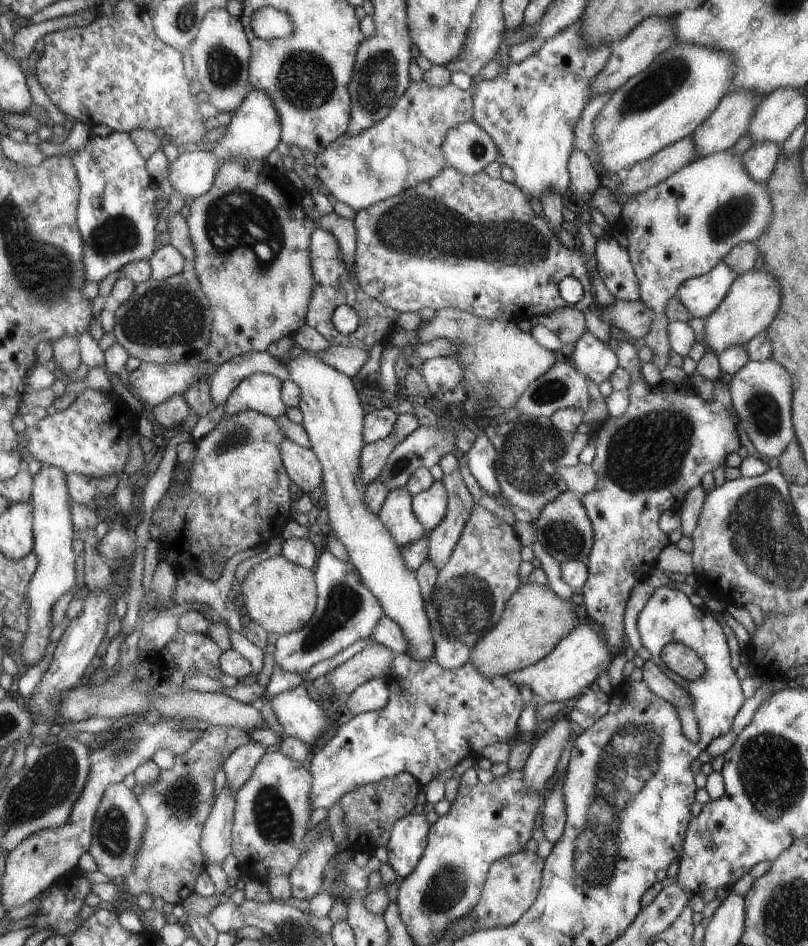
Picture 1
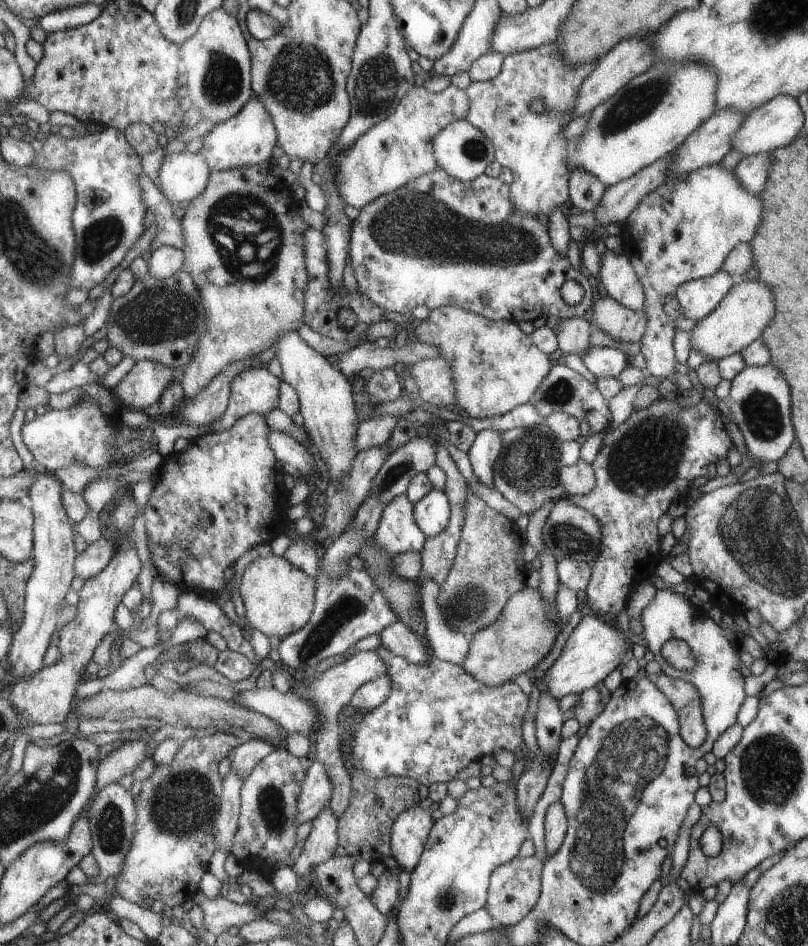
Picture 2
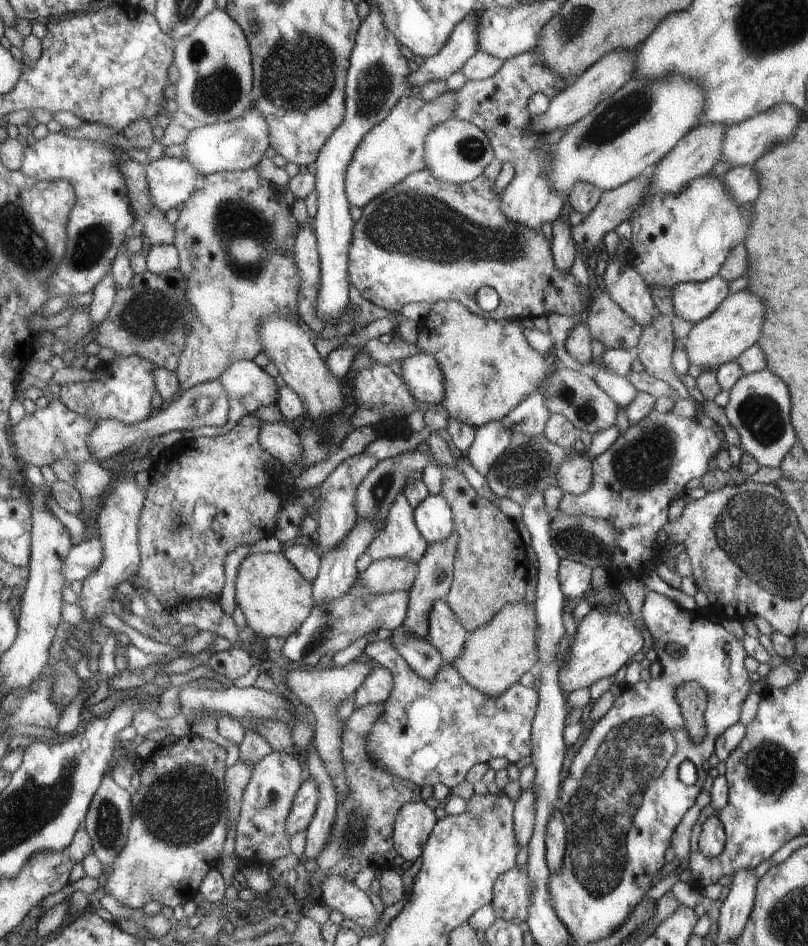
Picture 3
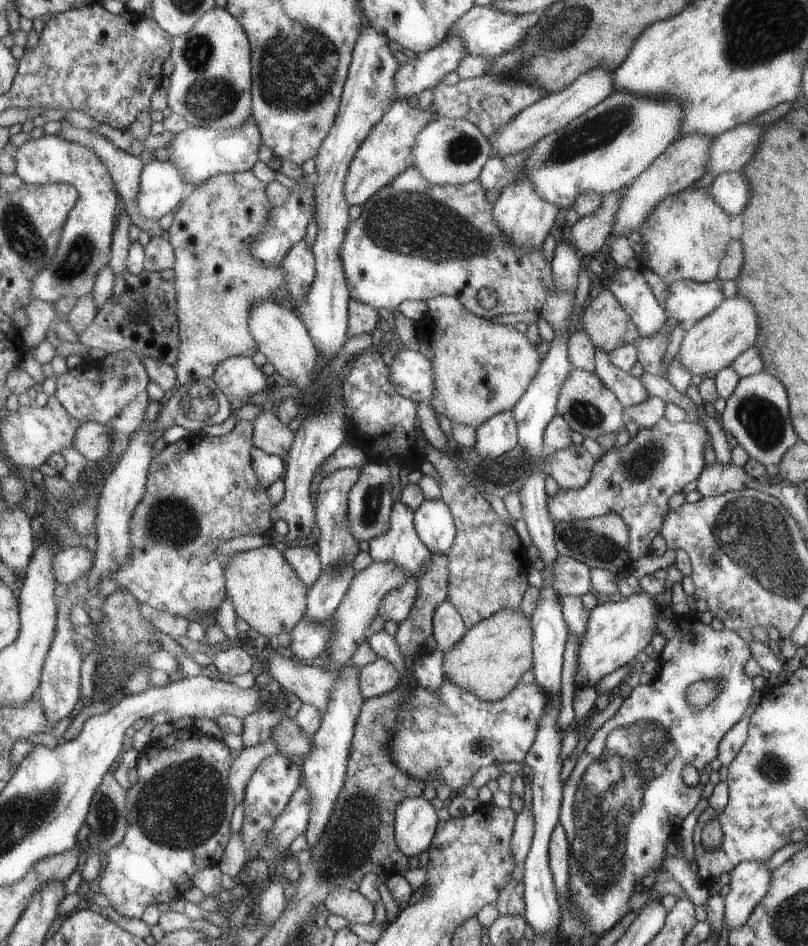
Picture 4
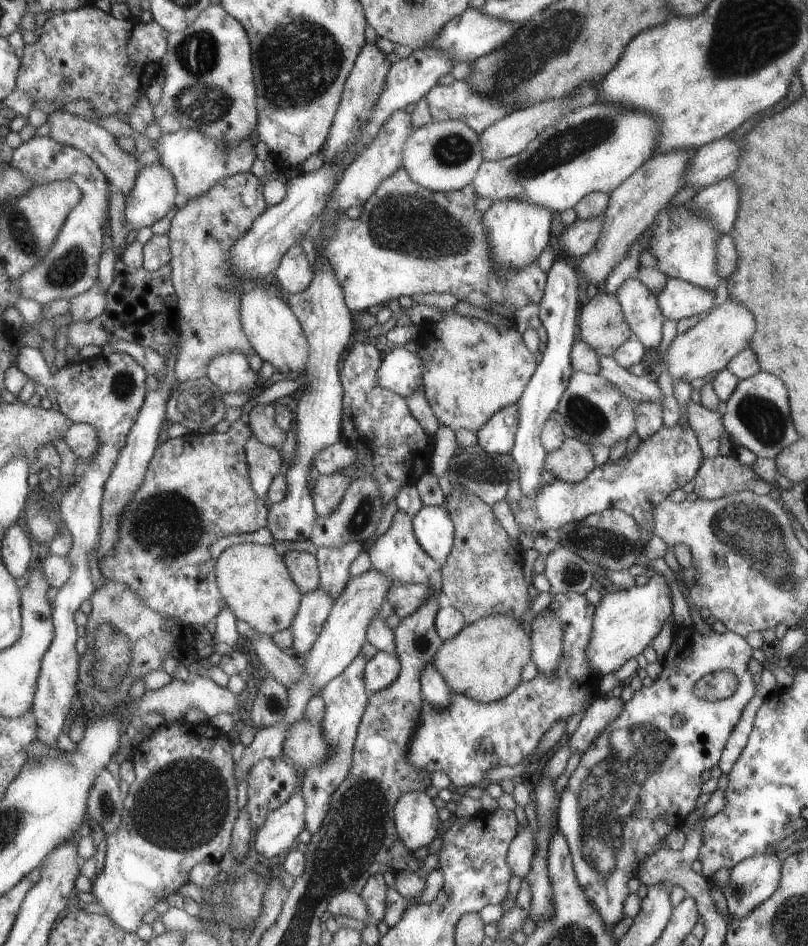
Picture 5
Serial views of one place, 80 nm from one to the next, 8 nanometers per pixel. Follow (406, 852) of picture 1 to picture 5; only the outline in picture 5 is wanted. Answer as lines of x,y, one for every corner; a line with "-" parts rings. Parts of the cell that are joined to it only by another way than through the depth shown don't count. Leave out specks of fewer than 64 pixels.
418,790
401,796
396,806
396,822
401,840
411,850
429,846
439,837
439,808
426,792

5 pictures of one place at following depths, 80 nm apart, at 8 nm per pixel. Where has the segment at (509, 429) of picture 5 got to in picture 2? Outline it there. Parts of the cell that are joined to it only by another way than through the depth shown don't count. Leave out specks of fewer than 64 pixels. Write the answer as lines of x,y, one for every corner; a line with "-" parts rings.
484,428
476,432
471,446
466,450
473,476
489,489
493,488
491,466
493,466
495,458
499,456
501,446
503,446
503,438
501,438
500,432

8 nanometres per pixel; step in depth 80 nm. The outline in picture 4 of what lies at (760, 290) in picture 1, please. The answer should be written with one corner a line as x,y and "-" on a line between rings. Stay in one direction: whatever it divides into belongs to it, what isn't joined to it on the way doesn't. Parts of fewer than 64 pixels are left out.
733,296
725,299
720,307
709,312
704,319
687,325
681,346
673,360
677,360
677,364
683,366
683,370
687,370
689,374
703,378
705,374
715,374
721,371
721,368
732,364
741,352
756,343
758,334
759,318
755,316
751,302
747,302
743,297

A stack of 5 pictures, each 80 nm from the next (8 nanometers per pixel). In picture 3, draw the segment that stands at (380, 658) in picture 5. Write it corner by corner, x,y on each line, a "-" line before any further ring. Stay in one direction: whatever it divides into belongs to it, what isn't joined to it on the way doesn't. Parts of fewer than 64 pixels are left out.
379,663
375,670
369,672
365,682
357,690
355,702
357,707
362,708
367,704
379,704
386,702
395,688
395,676
389,668
385,668

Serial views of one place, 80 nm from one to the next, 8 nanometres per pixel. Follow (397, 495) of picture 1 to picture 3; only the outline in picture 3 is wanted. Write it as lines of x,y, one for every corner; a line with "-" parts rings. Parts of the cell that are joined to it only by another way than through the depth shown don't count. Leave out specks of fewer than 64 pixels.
405,488
399,492
393,504
385,528
371,542
368,555
373,561
389,558
409,558
415,564
421,562
429,550
429,542
417,528
414,509
405,495

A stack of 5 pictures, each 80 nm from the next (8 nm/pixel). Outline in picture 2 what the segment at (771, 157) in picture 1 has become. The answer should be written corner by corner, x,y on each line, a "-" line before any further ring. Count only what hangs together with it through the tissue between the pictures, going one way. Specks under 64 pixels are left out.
759,151
758,153
744,156
734,167
733,172
745,190
751,194
759,194
763,188
767,169
770,165
770,152

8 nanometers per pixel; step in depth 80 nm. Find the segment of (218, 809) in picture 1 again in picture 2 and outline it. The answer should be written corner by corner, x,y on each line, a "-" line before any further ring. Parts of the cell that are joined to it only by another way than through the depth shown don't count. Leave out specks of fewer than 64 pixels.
233,770
224,778
220,809
216,814
213,825
217,850
225,848
225,850
231,852
234,848
234,838
239,828
242,807
241,789
243,788
244,780
237,771

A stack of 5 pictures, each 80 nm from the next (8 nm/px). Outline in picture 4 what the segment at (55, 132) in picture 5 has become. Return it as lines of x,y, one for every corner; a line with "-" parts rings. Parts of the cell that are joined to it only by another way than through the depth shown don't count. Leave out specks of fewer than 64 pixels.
64,119
61,120
61,130
59,130
57,136
65,138
65,140
69,140
69,142
83,144
84,146
87,146
87,148
91,148
93,152
100,157
100,160
107,166
109,173
112,174
113,182
115,182
115,185
117,186
117,192
120,193
124,205
127,206
127,212
129,212
129,216
131,216
131,219
136,226
146,230
151,238
153,236
168,236
167,233
163,231
163,228
159,226
159,220
147,220
147,218
143,218
141,212
139,212
141,176
146,166
146,160
123,152
123,150
117,148
111,140
103,137
95,129
89,128
89,130
87,130
87,128
76,128
73,124

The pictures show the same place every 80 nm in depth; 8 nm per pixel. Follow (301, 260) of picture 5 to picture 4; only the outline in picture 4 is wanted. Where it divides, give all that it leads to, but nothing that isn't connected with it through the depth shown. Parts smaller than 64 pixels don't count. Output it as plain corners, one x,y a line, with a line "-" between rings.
305,240
295,244
282,263
292,301
305,298
316,280
316,256

